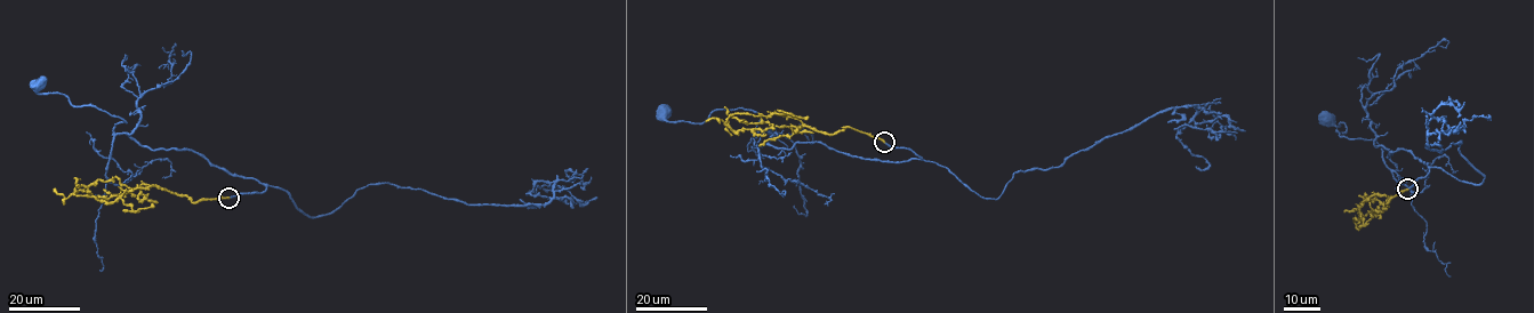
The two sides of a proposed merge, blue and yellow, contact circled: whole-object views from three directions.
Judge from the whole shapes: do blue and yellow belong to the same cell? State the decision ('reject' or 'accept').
accept

